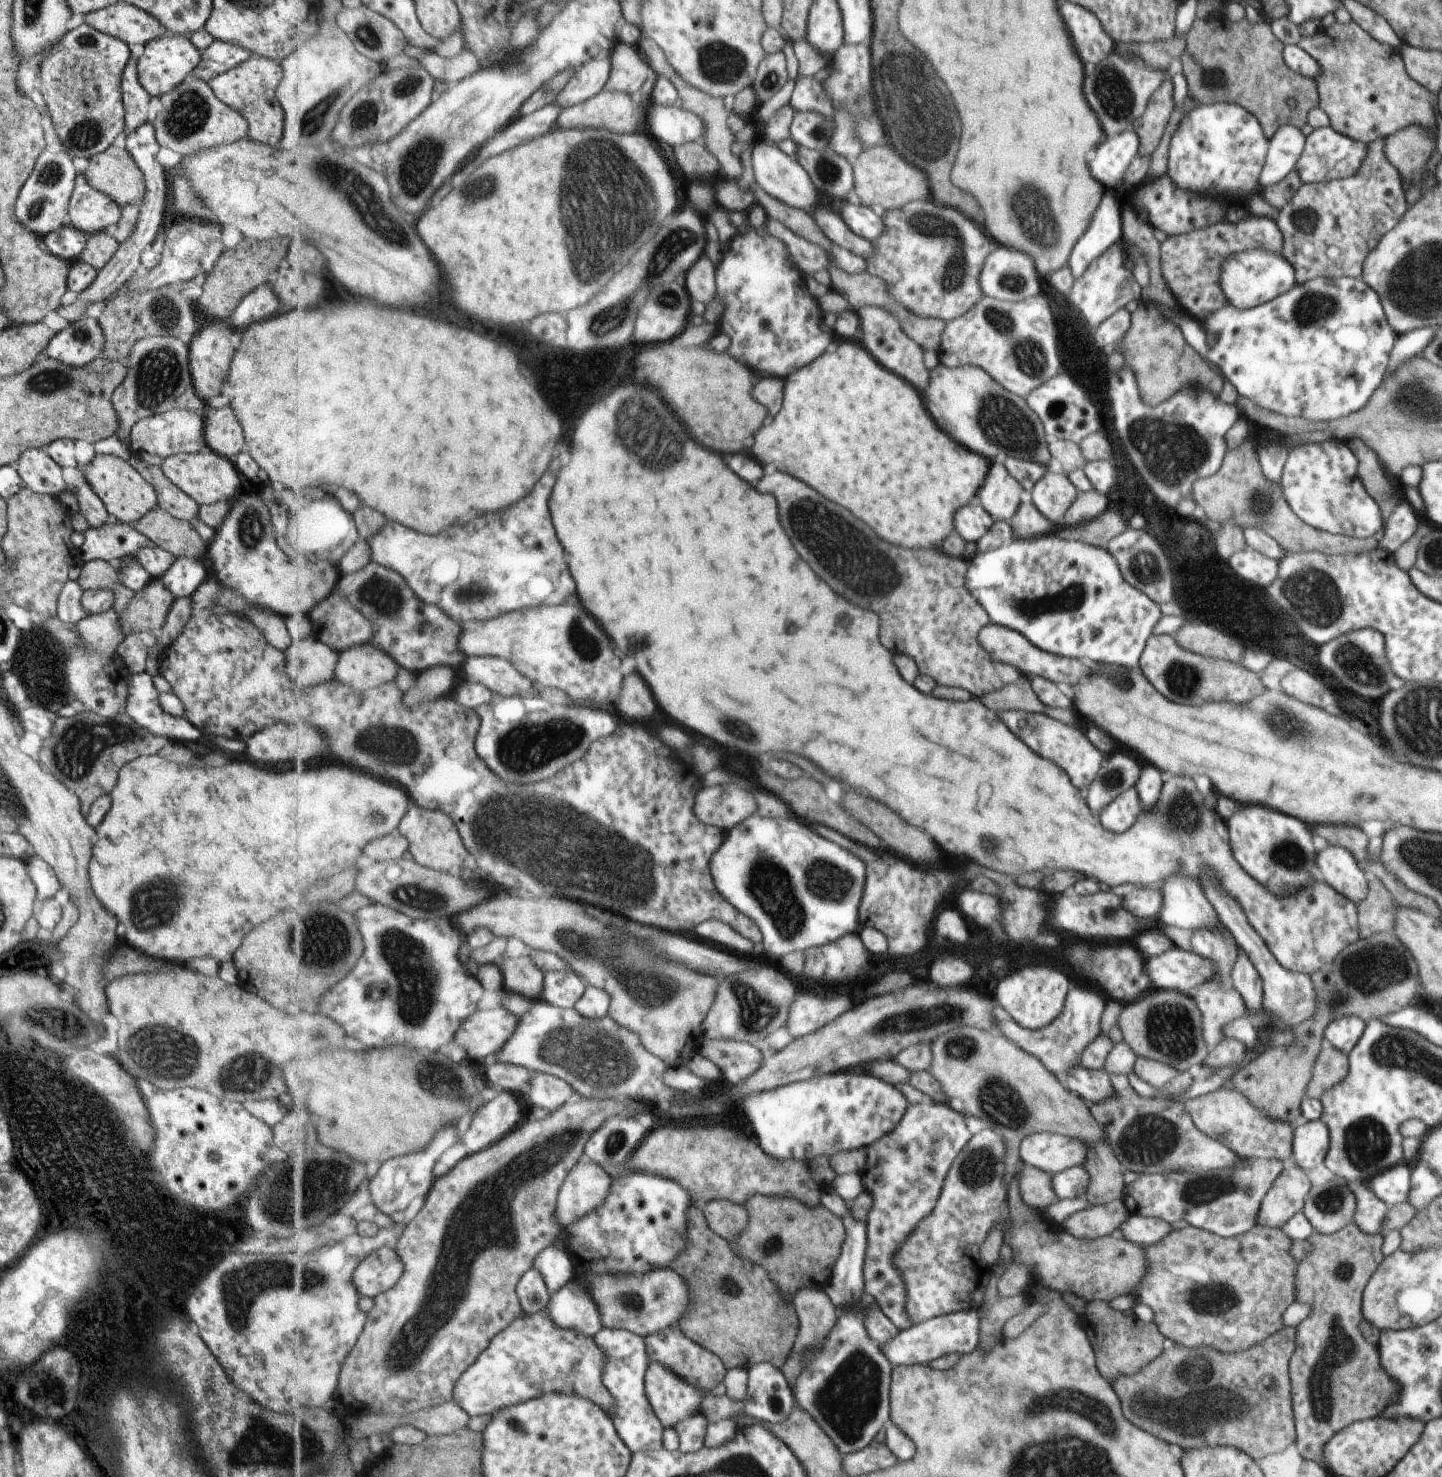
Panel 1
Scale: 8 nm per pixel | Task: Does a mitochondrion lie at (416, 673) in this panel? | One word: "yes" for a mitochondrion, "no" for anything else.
no

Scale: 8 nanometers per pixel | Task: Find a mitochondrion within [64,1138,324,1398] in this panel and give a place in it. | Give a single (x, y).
(123, 1147)

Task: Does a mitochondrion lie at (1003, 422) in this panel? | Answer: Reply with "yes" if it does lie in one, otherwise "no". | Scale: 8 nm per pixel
yes

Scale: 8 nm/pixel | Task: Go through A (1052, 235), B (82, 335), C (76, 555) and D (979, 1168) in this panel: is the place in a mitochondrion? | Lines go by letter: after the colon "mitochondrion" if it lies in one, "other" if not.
A: mitochondrion
B: other
C: other
D: mitochondrion

